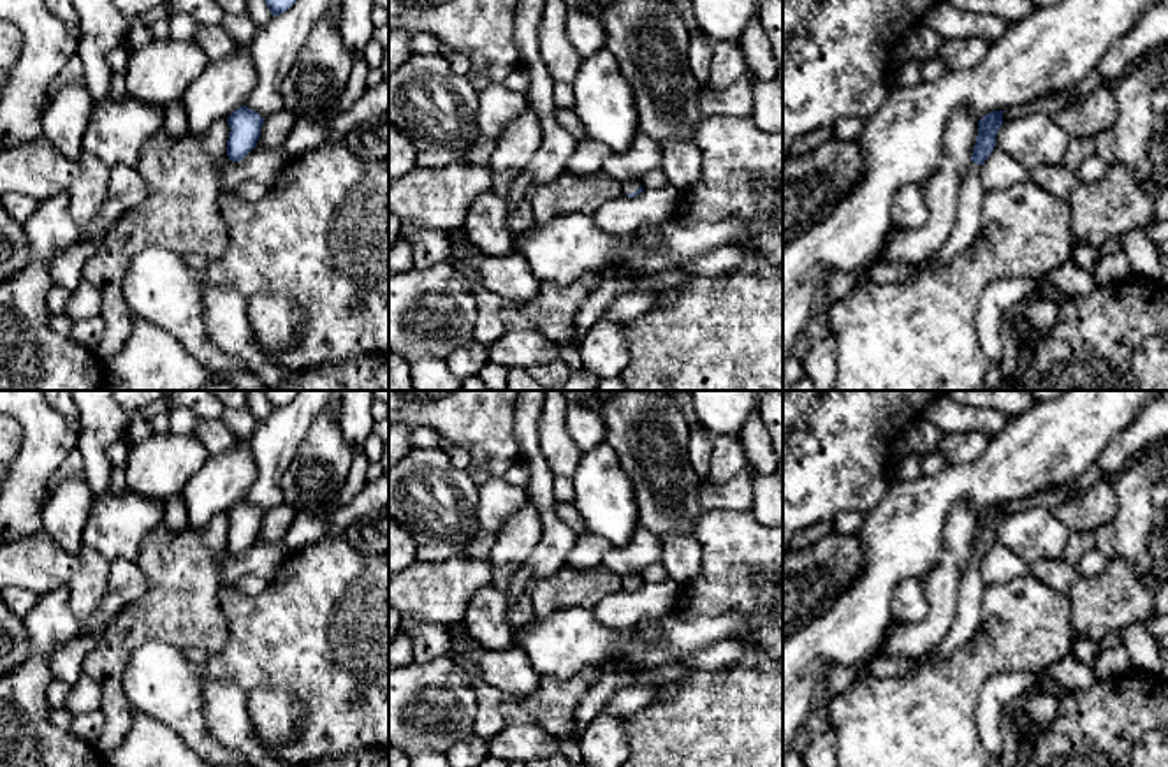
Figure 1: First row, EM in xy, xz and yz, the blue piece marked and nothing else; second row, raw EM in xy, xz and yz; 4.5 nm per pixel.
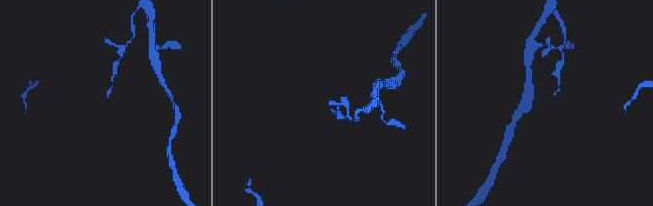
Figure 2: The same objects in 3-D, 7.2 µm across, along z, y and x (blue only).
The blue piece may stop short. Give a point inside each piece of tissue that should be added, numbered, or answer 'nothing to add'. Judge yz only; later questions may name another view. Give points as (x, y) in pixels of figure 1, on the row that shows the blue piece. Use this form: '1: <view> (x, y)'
1: yz (968, 222)

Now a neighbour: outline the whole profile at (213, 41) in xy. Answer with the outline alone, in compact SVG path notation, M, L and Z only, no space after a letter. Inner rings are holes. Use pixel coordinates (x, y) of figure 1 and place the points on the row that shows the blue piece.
M201 25L190 40L206 53L209 62L232 56L239 49L239 44L236 44L220 25Z

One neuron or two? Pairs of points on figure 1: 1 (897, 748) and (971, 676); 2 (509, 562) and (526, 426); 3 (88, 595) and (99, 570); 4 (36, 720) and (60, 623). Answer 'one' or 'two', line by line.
1: one
2: two
3: one
4: one

